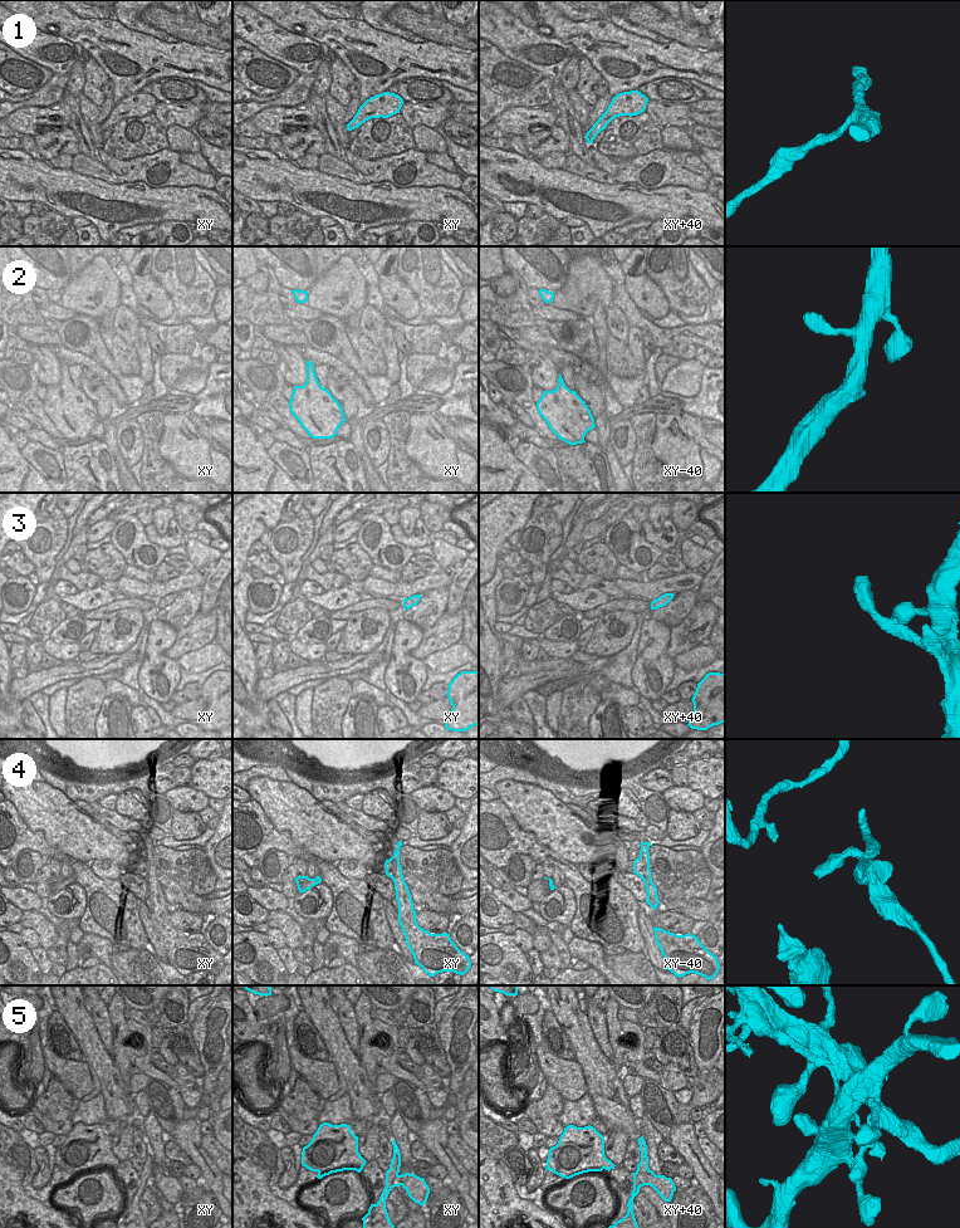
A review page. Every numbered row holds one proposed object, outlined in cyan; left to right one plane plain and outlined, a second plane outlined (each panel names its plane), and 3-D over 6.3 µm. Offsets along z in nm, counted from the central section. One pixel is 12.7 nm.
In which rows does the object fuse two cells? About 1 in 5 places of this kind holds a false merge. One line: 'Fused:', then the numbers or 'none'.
Fused: 4, 5

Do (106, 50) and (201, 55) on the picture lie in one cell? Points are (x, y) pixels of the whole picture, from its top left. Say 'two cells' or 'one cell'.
one cell

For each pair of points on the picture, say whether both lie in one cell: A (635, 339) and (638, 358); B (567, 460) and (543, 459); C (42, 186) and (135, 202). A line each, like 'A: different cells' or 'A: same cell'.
A: same cell
B: different cells
C: same cell

